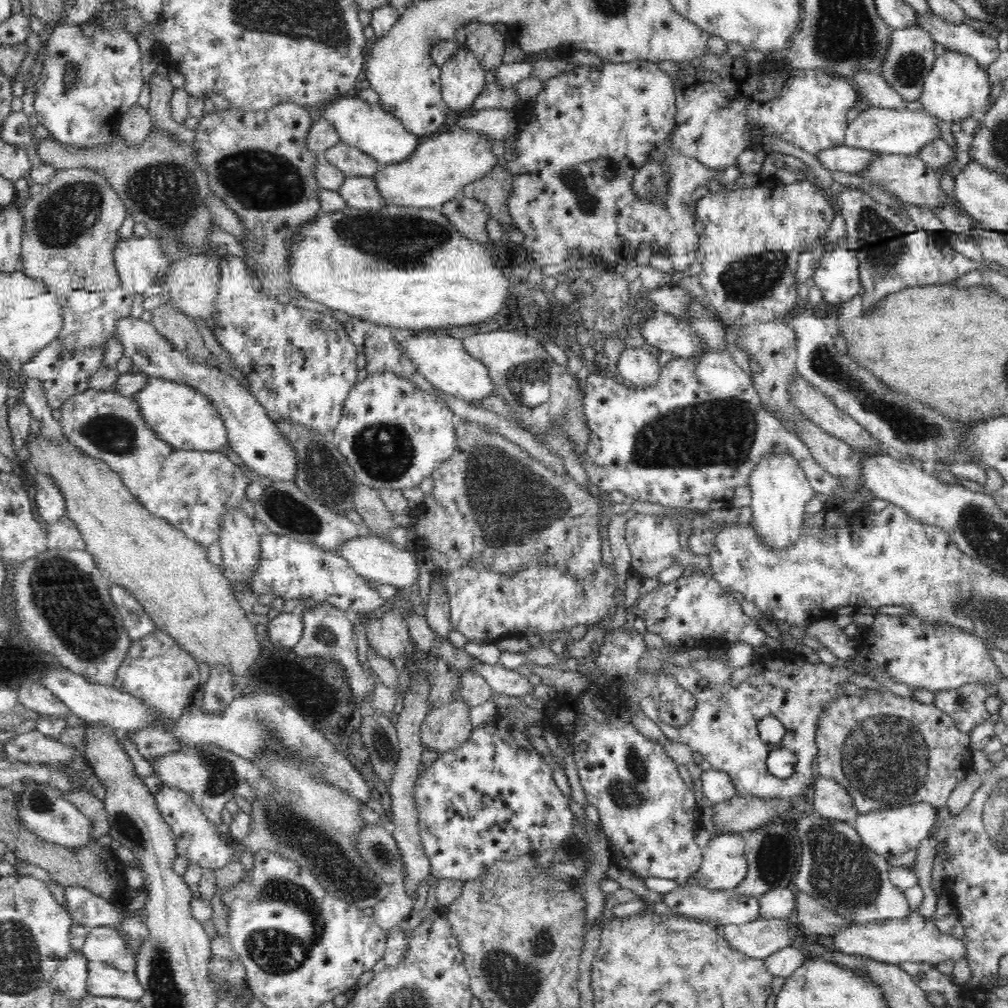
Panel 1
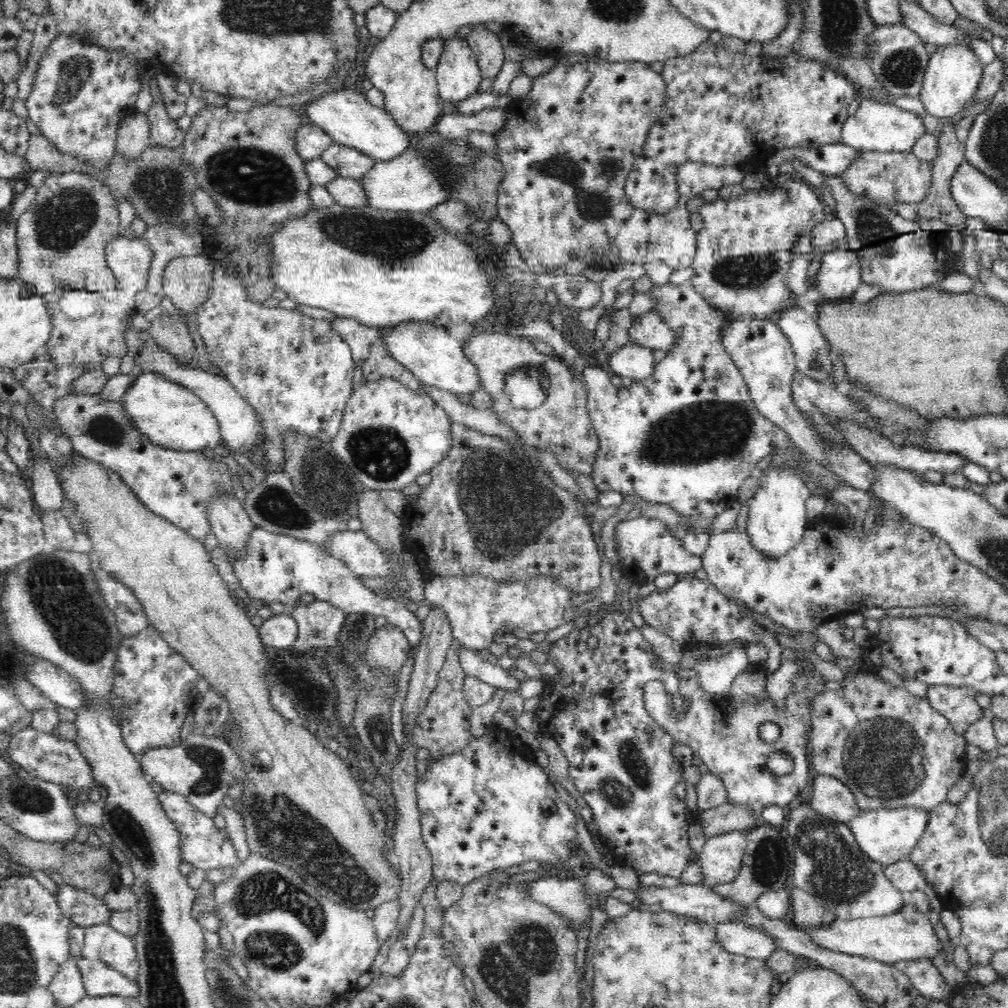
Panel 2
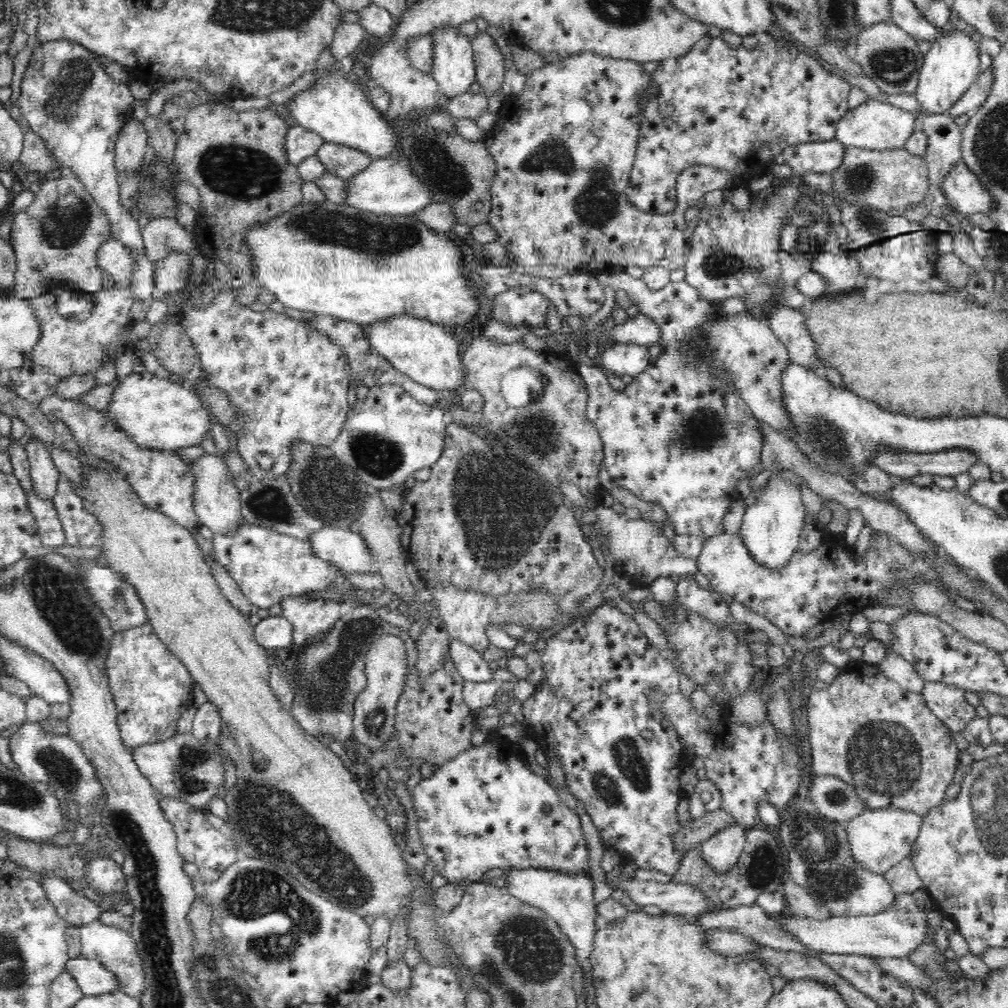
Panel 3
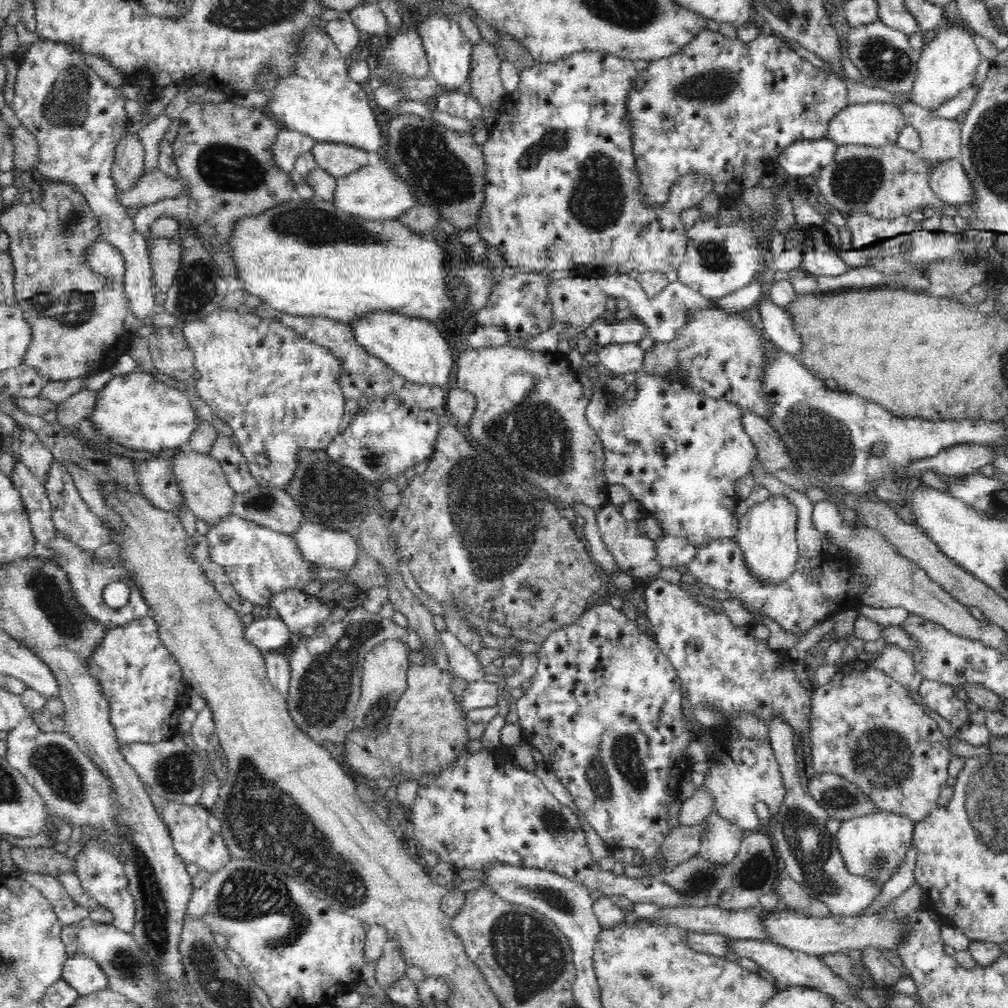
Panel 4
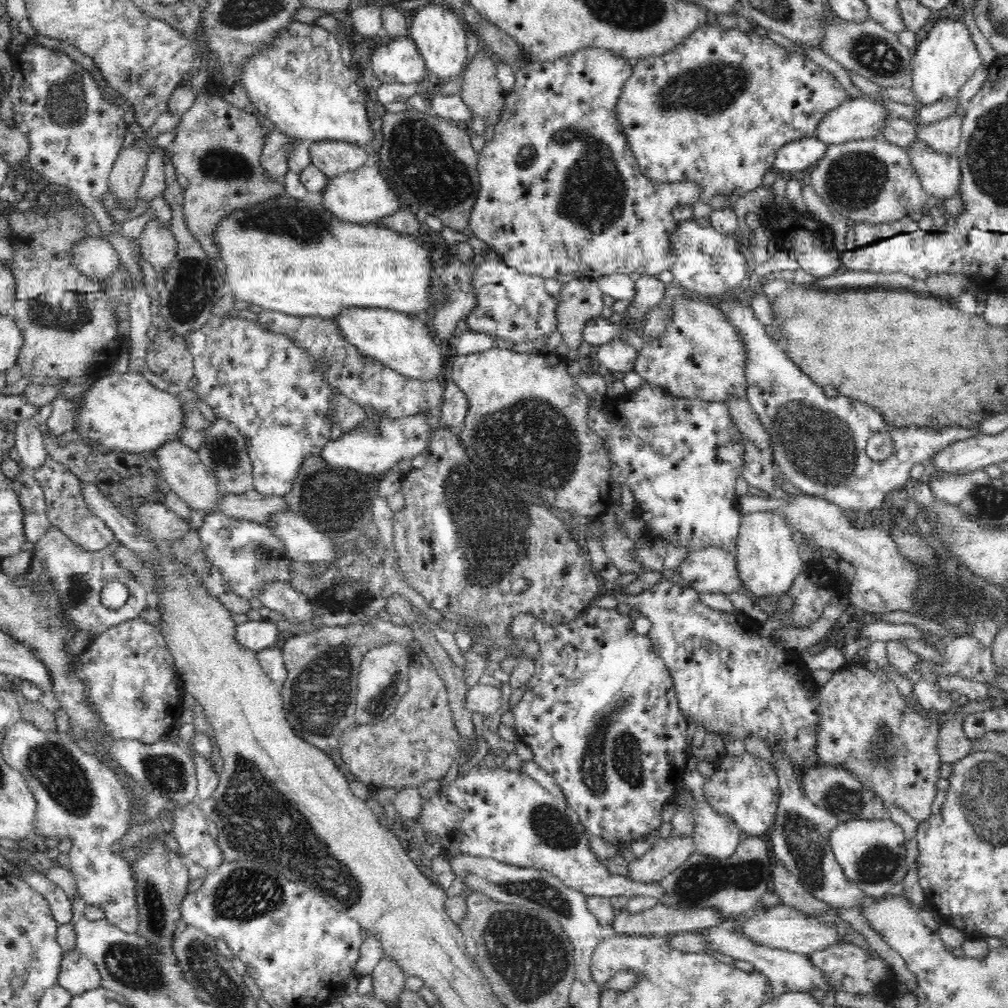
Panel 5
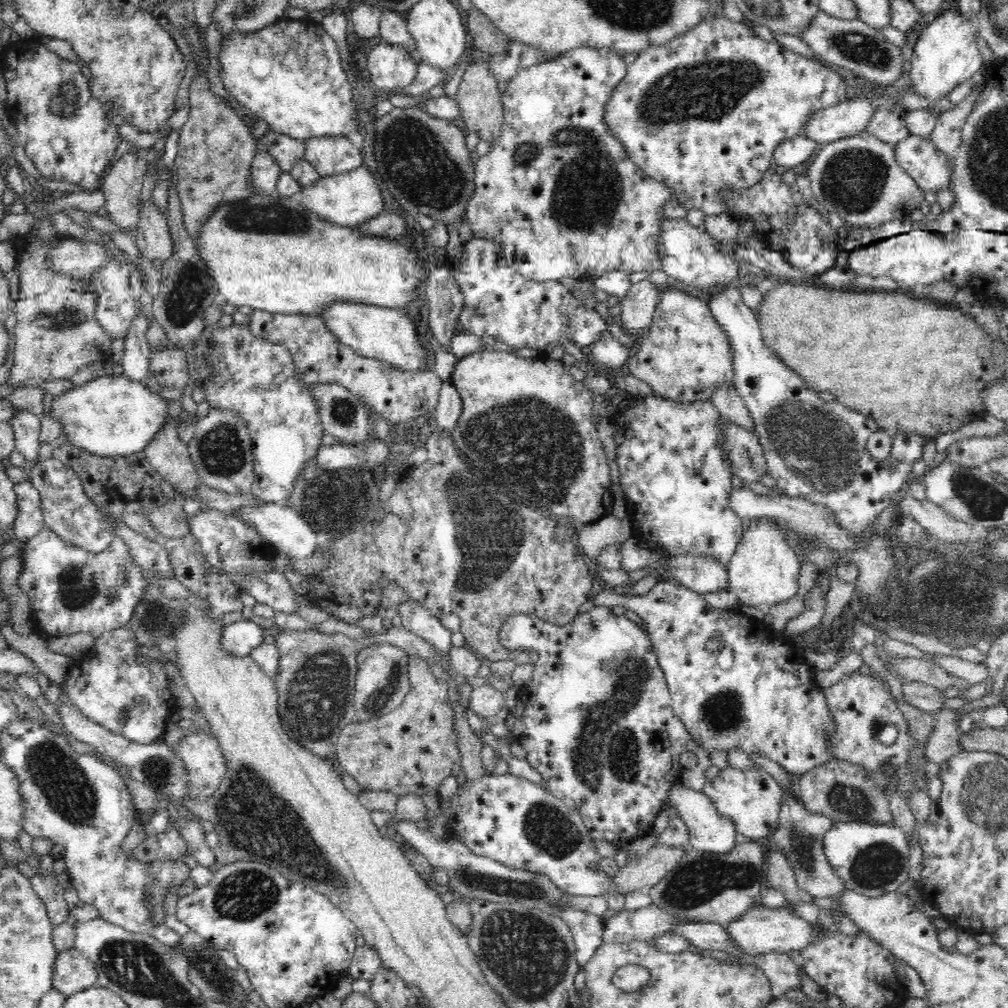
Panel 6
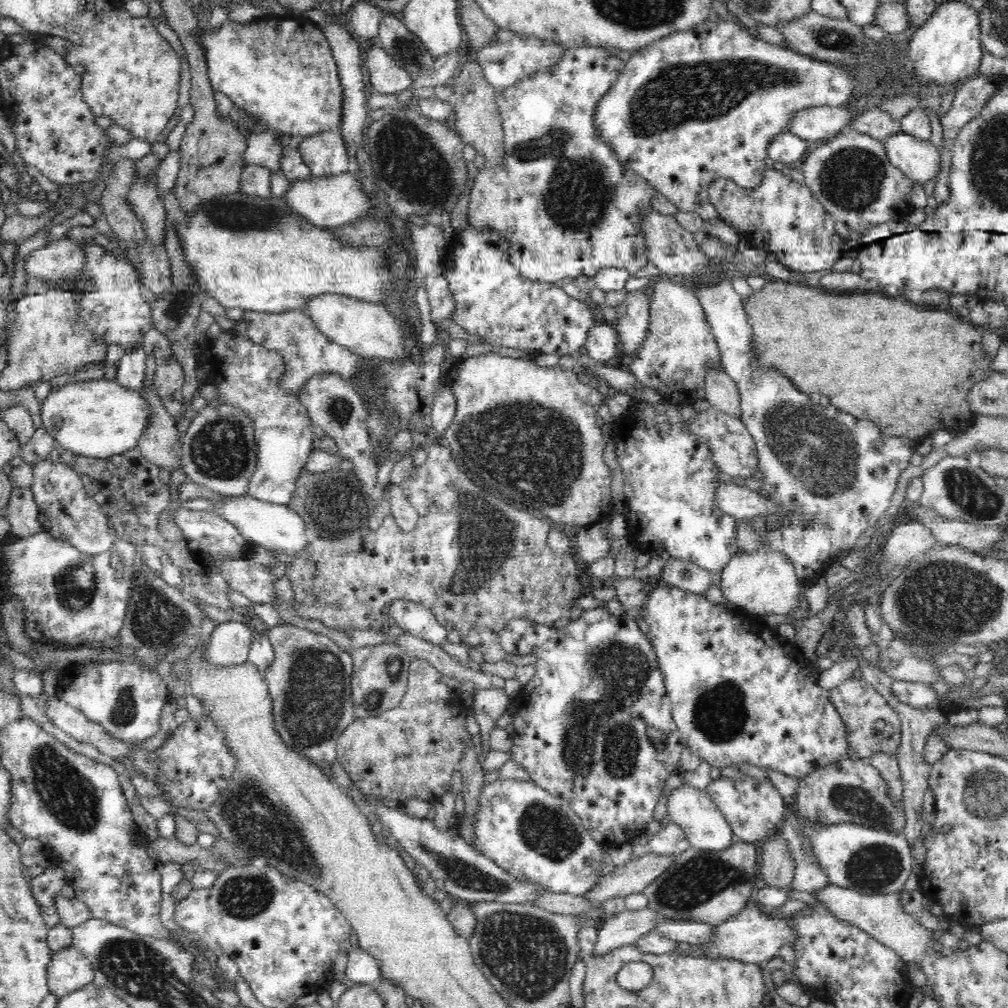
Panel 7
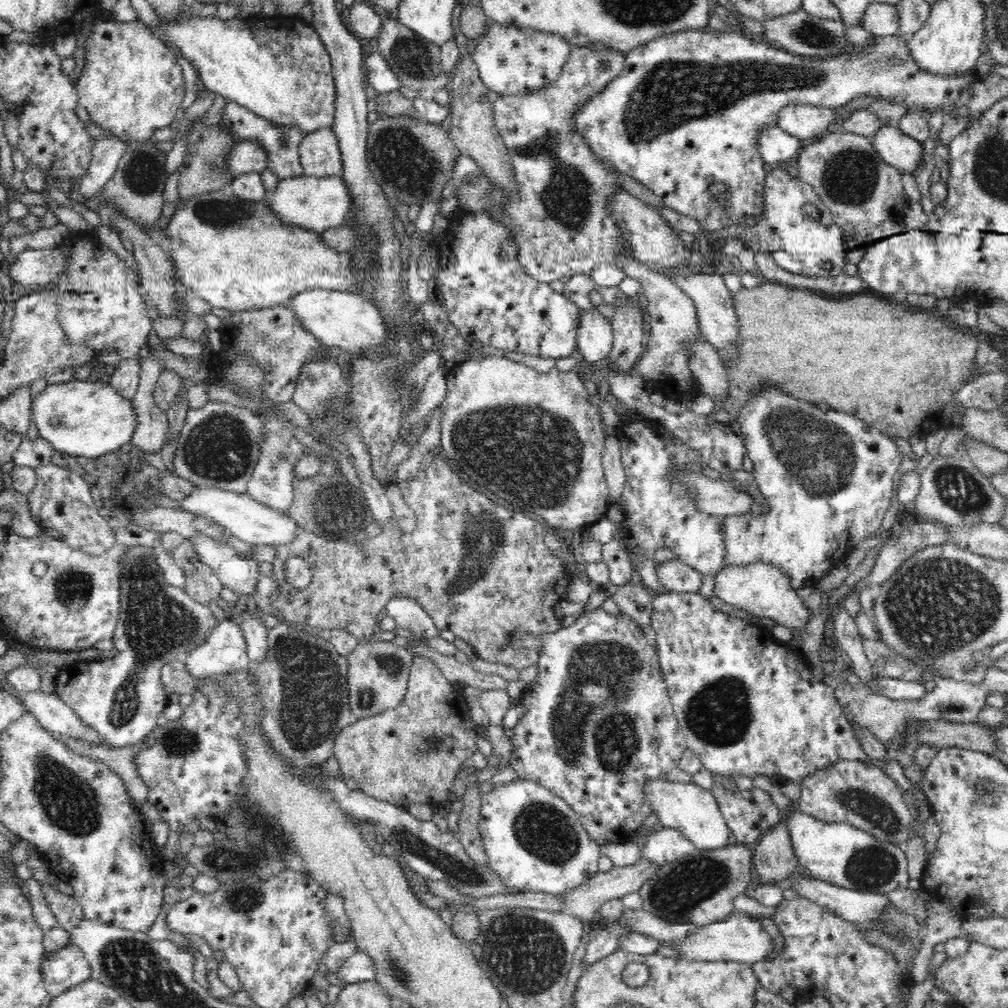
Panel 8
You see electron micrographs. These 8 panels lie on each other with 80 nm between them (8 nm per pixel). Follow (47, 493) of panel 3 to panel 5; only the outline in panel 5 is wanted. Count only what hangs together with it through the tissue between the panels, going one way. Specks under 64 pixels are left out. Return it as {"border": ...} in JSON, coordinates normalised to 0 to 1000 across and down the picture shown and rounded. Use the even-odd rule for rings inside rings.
{"border":[[[34,415],[18,419],[15,429],[14,442],[20,450],[19,460],[31,469],[49,455],[37,417]]]}

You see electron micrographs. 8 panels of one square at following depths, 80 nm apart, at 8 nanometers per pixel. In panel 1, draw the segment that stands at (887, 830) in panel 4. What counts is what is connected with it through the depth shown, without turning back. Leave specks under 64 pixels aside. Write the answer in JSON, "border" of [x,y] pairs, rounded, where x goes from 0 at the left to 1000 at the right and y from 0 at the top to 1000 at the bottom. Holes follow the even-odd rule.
{"border":[[[920,796],[907,797],[895,802],[879,803],[853,808],[846,816],[855,834],[877,852],[883,853],[895,845],[910,843],[913,835],[920,832],[930,815],[929,801]]]}

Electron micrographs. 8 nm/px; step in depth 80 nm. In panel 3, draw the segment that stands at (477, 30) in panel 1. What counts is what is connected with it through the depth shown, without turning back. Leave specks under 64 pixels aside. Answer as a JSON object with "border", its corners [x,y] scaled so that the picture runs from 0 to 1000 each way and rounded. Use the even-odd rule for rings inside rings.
{"border":[[[475,31],[466,38],[472,61],[472,80],[476,90],[487,96],[498,84],[501,70],[501,58],[496,46],[483,31]]]}

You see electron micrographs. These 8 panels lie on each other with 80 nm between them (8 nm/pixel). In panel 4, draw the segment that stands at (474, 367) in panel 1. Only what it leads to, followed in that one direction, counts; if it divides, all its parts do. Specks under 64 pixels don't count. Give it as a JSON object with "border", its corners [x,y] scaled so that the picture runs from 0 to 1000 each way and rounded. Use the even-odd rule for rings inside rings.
{"border":[[[383,310],[367,312],[359,317],[345,319],[351,324],[355,340],[370,353],[377,355],[403,378],[412,381],[445,385],[452,375],[452,355],[446,339],[438,333],[435,323],[418,315]]]}

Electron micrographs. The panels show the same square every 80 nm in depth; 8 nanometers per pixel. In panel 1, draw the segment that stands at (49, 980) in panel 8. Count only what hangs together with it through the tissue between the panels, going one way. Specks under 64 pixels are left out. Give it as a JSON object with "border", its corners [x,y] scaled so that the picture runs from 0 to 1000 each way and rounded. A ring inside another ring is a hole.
{"border":[[[98,953],[88,954],[86,984],[91,988],[137,993],[144,985],[135,962],[121,963]]]}

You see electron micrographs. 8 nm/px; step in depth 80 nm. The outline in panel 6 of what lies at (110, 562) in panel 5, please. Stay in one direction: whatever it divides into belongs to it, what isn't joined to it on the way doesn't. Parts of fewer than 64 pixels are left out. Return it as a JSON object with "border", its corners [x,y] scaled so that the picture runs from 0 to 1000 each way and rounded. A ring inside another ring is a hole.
{"border":[[[45,521],[44,526],[34,534],[30,534],[22,544],[22,571],[17,574],[19,583],[29,591],[30,601],[33,603],[37,624],[54,631],[65,631],[75,628],[89,628],[93,633],[115,623],[128,620],[130,613],[145,591],[148,575],[143,573],[143,565],[134,560],[128,551],[125,539],[117,533],[98,549],[90,549],[65,538]],[[112,585],[119,588],[119,593],[109,597],[107,589]]]}

